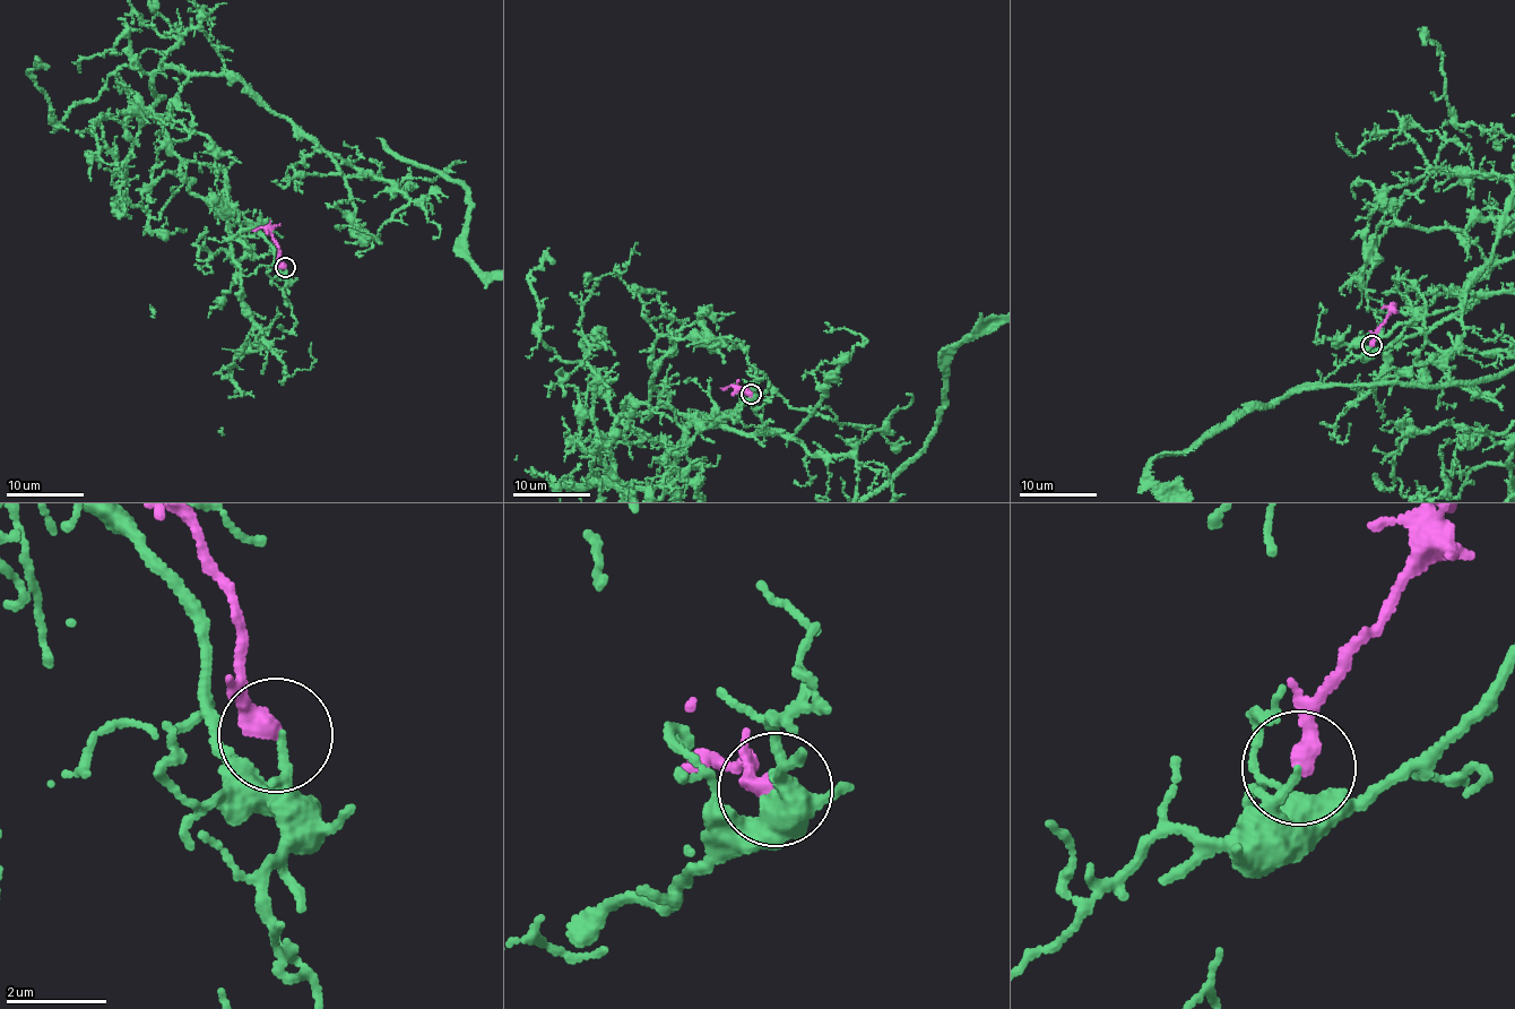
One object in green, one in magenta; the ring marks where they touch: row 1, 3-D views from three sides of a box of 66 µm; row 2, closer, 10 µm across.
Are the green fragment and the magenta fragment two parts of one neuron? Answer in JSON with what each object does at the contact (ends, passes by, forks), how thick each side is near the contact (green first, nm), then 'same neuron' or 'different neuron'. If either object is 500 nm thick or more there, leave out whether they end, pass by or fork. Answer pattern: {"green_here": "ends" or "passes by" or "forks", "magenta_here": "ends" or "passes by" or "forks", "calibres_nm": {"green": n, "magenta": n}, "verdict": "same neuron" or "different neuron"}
{"green_here": "ends", "magenta_here": "ends", "calibres_nm": {"green": 170, "magenta": 400}, "verdict": "different neuron"}

